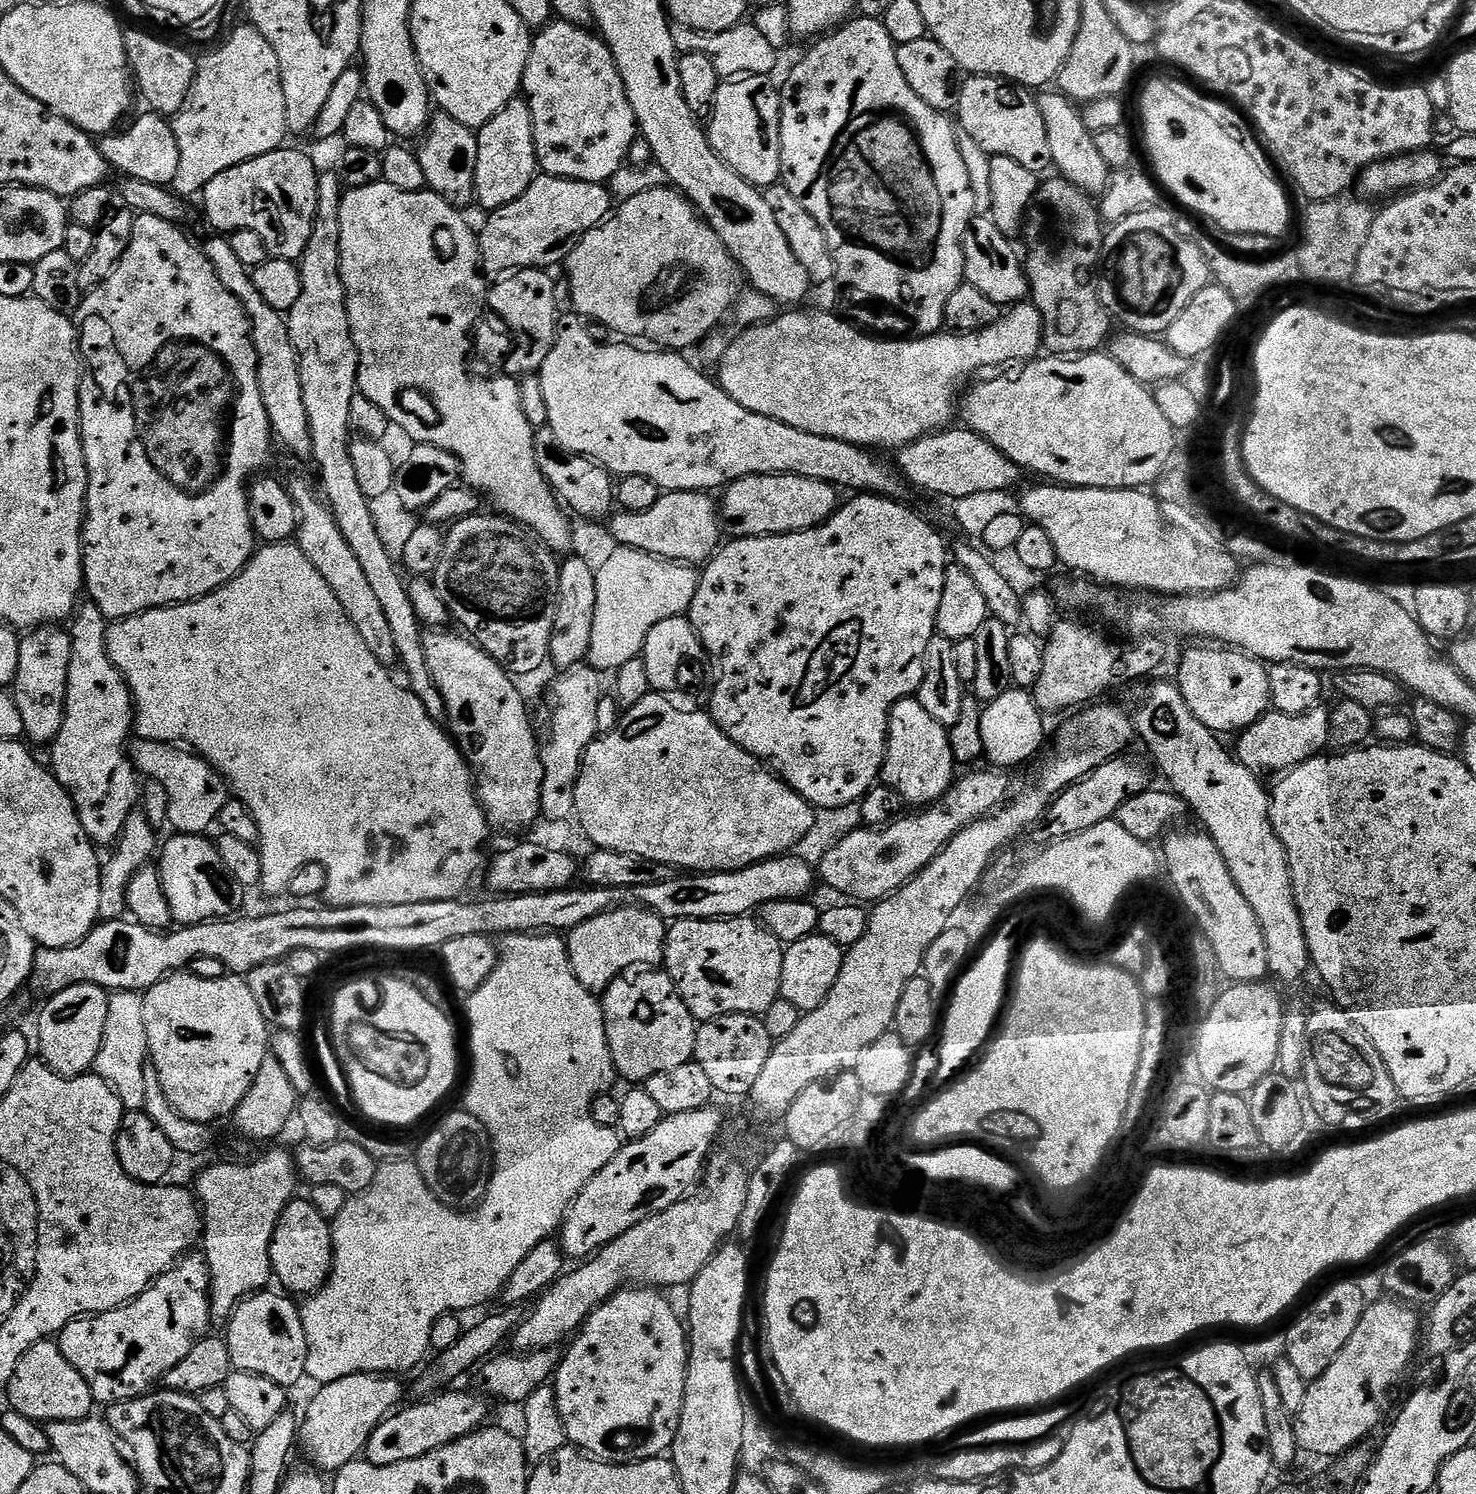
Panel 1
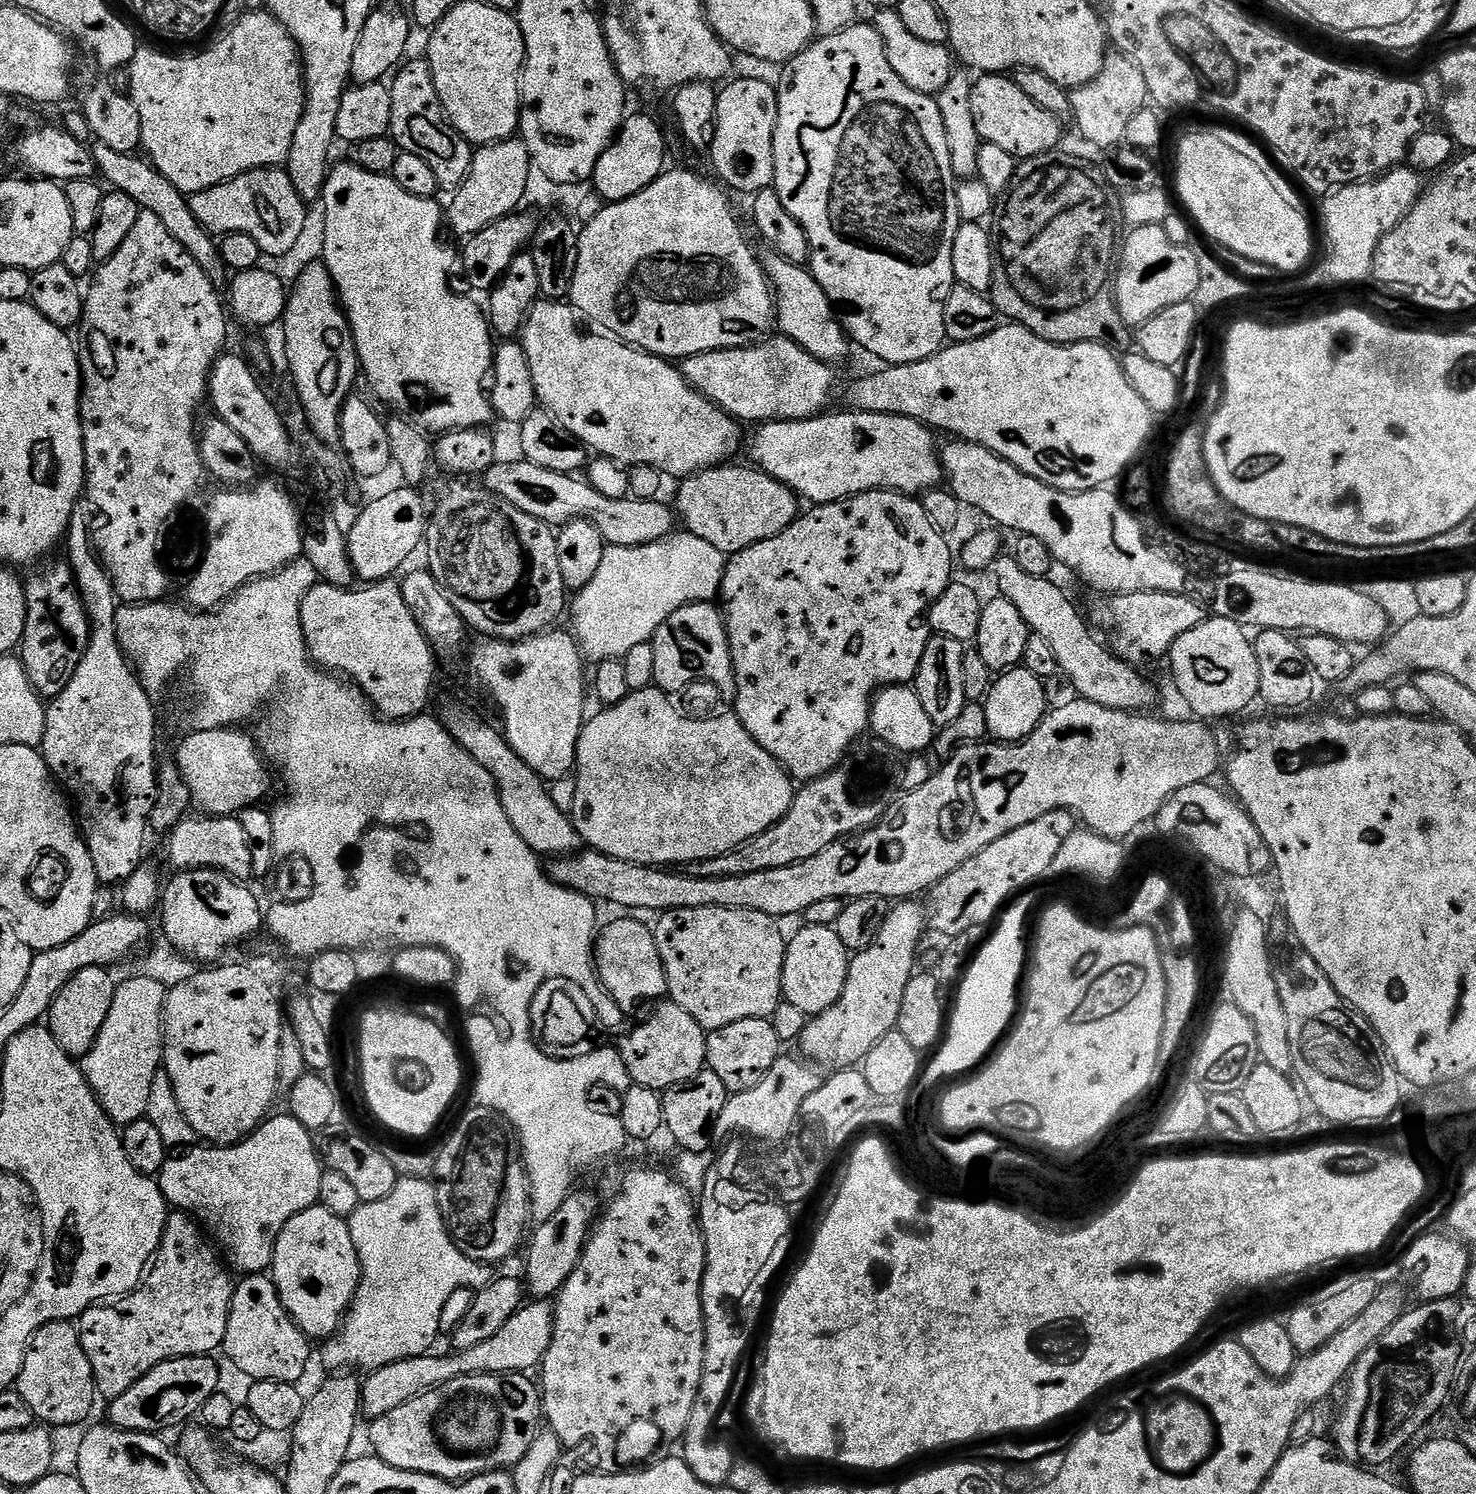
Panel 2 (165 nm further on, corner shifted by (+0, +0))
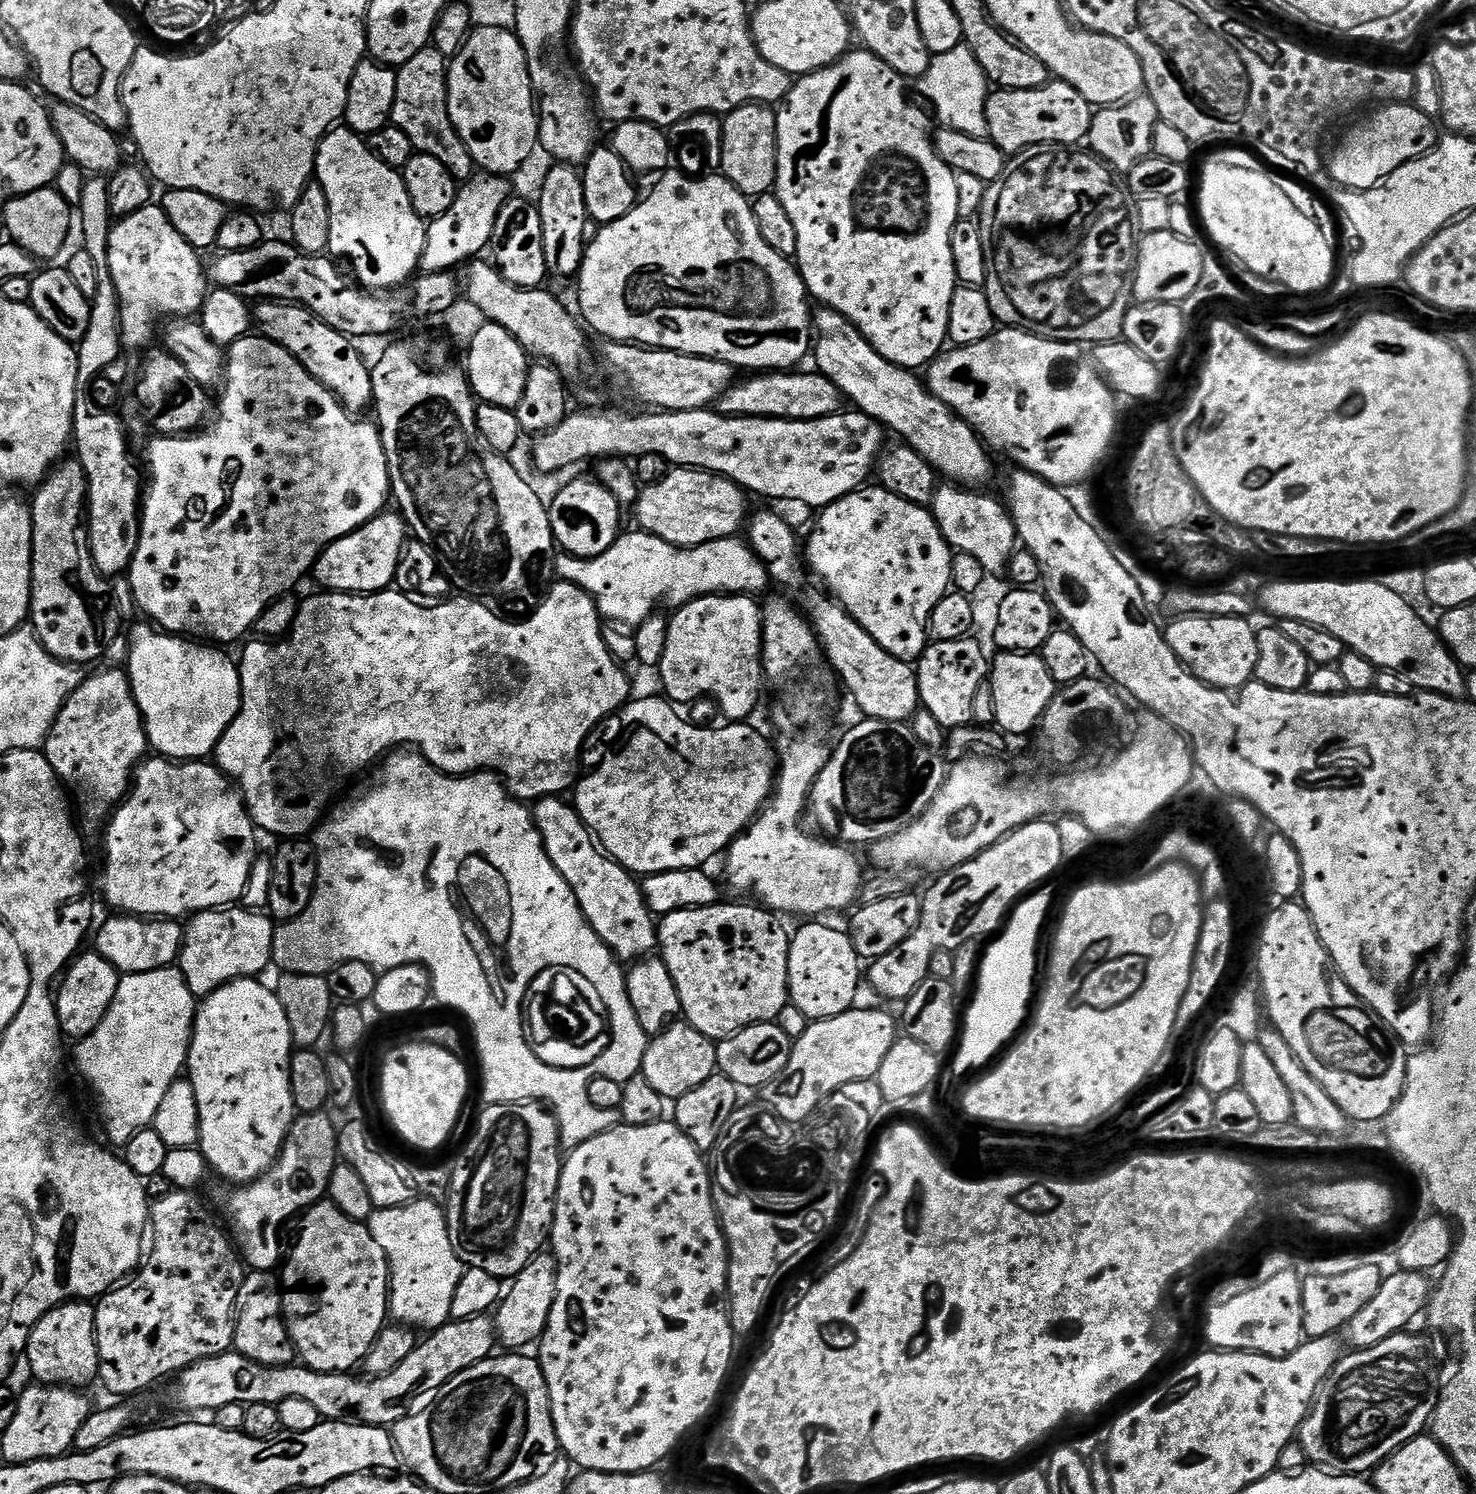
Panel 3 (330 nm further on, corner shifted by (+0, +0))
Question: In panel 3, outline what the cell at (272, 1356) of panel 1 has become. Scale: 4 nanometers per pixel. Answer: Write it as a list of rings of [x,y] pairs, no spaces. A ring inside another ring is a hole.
[[[249,1271],[245,1275],[242,1286],[238,1290],[232,1326],[232,1342],[235,1351],[259,1364],[278,1366],[293,1363],[294,1349],[284,1326],[280,1306],[281,1295],[281,1285],[272,1272]]]

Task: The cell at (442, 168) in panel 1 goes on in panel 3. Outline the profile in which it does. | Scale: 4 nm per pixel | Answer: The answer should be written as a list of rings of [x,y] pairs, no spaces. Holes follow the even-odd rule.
[[[431,46],[418,50],[410,62],[399,65],[394,90],[394,110],[391,123],[410,138],[417,153],[438,158],[446,170],[458,182],[464,182],[473,175],[474,165],[470,150],[454,130],[448,113],[448,66],[449,61],[441,52]]]

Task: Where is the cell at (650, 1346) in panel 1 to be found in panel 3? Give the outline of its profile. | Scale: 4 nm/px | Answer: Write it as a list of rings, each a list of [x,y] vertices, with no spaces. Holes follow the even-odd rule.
[[[668,1118],[650,1126],[630,1126],[623,1122],[609,1126],[571,1149],[563,1161],[550,1233],[550,1252],[556,1258],[556,1293],[544,1332],[538,1341],[538,1359],[546,1378],[560,1451],[577,1469],[633,1474],[653,1469],[654,1464],[664,1459],[679,1440],[681,1443],[693,1420],[704,1420],[711,1413],[713,1399],[721,1395],[724,1382],[720,1376],[728,1360],[728,1346],[734,1340],[728,1337],[723,1304],[723,1288],[728,1284],[728,1244],[724,1241],[724,1232],[720,1229],[720,1219],[714,1206],[712,1178],[705,1153],[699,1152],[690,1138],[686,1138],[686,1134],[682,1134],[677,1124]]]

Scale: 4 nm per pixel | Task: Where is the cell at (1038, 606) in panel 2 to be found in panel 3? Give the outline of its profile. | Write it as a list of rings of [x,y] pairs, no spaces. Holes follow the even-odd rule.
[[[963,486],[937,487],[930,511],[936,517],[936,525],[944,535],[944,540],[953,550],[978,558],[985,573],[1003,573],[1013,552],[1018,548],[1016,523],[1003,503],[1000,505],[994,497],[983,496],[982,493],[983,491],[969,490]]]

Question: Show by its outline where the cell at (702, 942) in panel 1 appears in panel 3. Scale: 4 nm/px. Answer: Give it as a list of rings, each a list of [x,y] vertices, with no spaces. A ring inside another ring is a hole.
[[[721,902],[718,904],[711,904],[710,906],[706,906],[705,908],[683,908],[682,910],[678,910],[677,912],[672,912],[669,916],[663,917],[659,921],[658,924],[658,956],[659,959],[664,961],[664,965],[666,966],[666,970],[670,970],[670,978],[674,982],[674,986],[678,990],[678,998],[680,999],[680,1011],[682,1013],[683,1019],[687,1021],[687,1023],[692,1024],[694,1026],[694,1030],[698,1030],[703,1034],[703,1036],[708,1036],[714,1042],[719,1042],[725,1040],[728,1036],[733,1036],[736,1032],[741,1032],[743,1028],[746,1026],[754,1026],[755,1024],[770,1024],[780,1019],[780,1011],[782,1010],[782,1006],[786,1006],[790,1003],[788,999],[788,945],[790,943],[790,932],[789,929],[784,929],[782,925],[779,924],[777,917],[773,915],[773,913],[769,912],[767,908],[763,906],[757,906],[752,902],[744,902],[748,904],[727,904],[727,902]]]

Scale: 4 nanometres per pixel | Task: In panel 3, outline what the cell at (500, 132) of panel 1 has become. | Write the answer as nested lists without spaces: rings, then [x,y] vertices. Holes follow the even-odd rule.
[[[491,174],[473,175],[457,191],[454,206],[450,206],[446,214],[427,225],[426,246],[420,255],[419,271],[447,272],[456,270],[459,264],[464,266],[477,259],[483,253],[480,251],[483,248],[485,251],[491,245],[494,222],[498,222],[498,214],[513,192],[513,185],[505,177]]]

